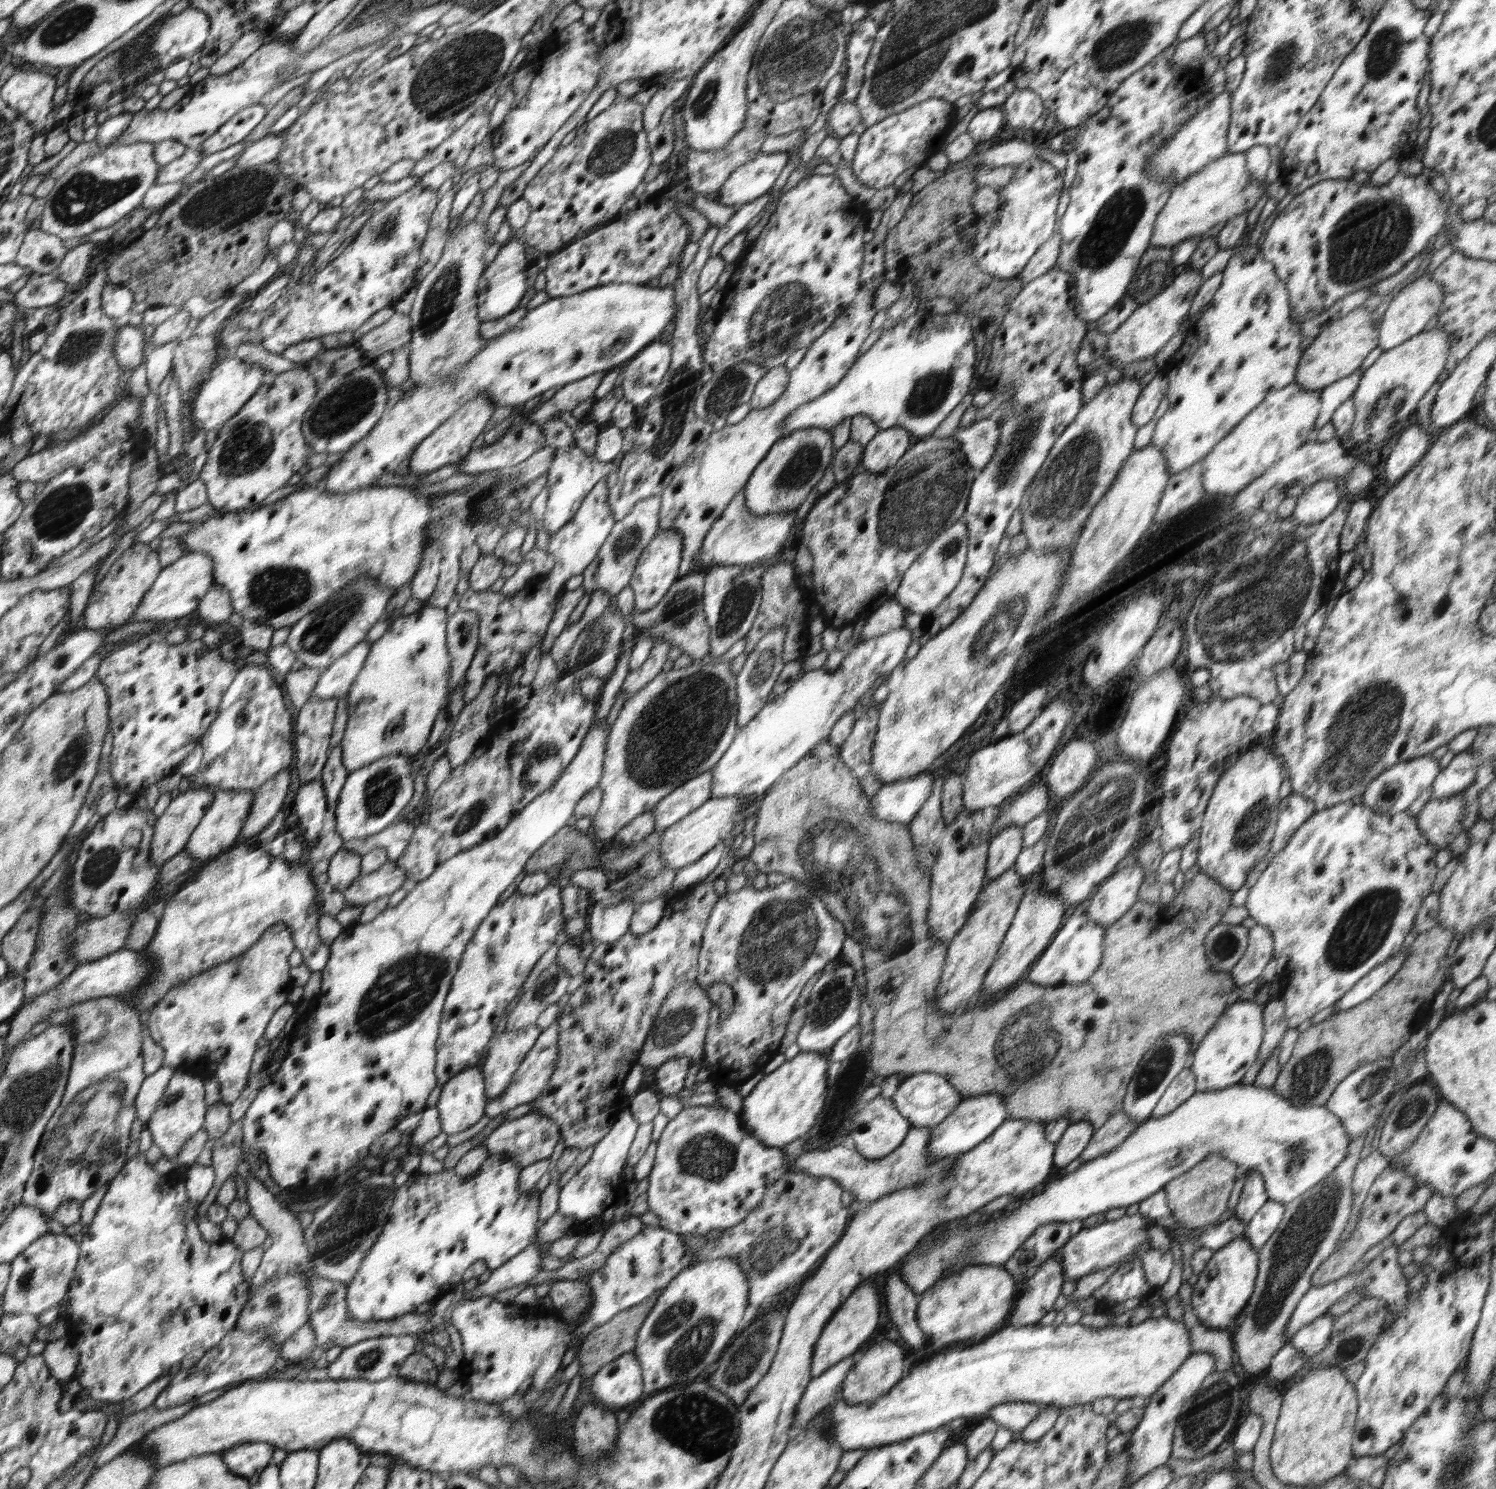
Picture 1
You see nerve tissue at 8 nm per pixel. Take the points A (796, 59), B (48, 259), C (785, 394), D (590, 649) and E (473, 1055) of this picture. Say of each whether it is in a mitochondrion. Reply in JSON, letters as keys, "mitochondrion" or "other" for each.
{"A":"mitochondrion","B":"mitochondrion","C":"other","D":"mitochondrion","E":"other"}

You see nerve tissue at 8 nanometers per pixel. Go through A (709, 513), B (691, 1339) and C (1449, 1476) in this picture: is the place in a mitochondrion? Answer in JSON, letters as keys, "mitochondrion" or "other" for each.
{"A":"other","B":"mitochondrion","C":"mitochondrion"}

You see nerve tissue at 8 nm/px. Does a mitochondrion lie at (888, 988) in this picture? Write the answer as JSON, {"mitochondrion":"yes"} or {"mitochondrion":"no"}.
{"mitochondrion":"no"}

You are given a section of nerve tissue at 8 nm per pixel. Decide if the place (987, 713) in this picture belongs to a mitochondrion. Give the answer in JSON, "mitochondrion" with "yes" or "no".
{"mitochondrion":"no"}

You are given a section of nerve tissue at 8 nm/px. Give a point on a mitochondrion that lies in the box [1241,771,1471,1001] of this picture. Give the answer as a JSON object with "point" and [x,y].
{"point":[1364,927]}

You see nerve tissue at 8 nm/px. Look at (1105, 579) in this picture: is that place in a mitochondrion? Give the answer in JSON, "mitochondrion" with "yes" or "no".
{"mitochondrion":"no"}

